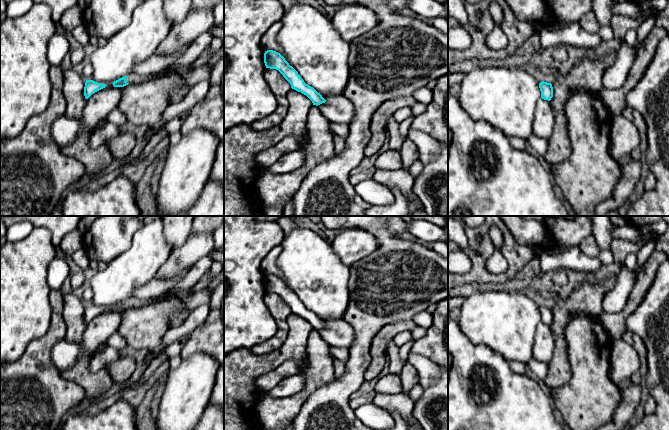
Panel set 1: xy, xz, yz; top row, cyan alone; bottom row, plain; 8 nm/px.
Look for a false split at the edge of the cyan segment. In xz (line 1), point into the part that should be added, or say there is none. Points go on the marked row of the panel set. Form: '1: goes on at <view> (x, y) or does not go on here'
1: does not go on here

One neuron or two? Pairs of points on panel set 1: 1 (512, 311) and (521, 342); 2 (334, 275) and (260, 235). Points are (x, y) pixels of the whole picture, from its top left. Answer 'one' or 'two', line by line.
1: one
2: two

